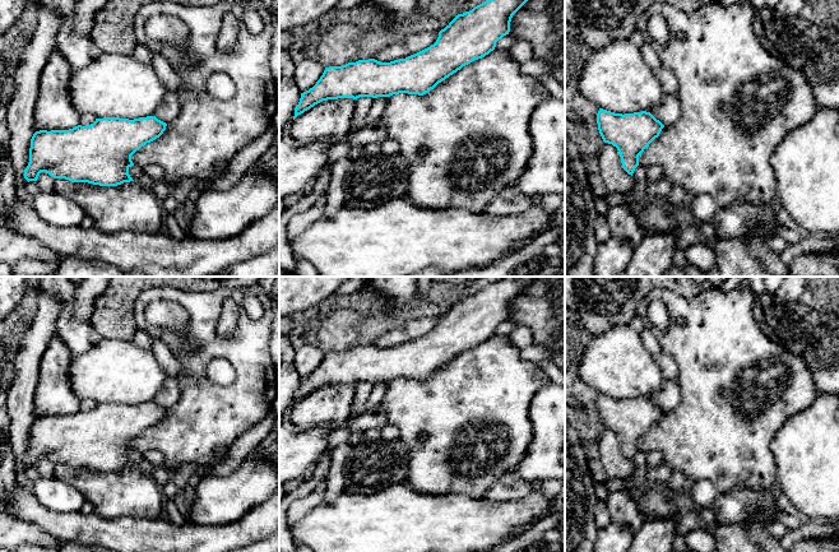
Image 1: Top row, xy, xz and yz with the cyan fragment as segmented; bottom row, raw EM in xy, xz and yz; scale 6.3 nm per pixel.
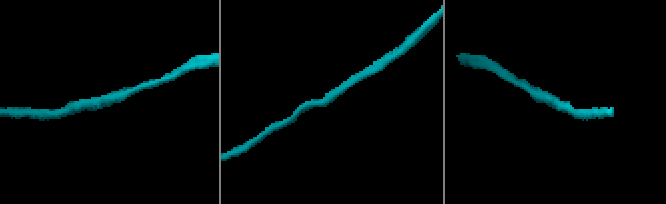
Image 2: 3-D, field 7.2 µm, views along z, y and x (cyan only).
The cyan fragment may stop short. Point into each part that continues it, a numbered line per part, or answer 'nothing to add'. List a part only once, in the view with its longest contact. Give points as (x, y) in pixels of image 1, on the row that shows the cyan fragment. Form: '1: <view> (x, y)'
nothing to add

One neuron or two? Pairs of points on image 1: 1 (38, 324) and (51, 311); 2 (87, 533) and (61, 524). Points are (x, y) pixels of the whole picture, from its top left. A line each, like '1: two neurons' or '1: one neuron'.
1: one neuron
2: one neuron

